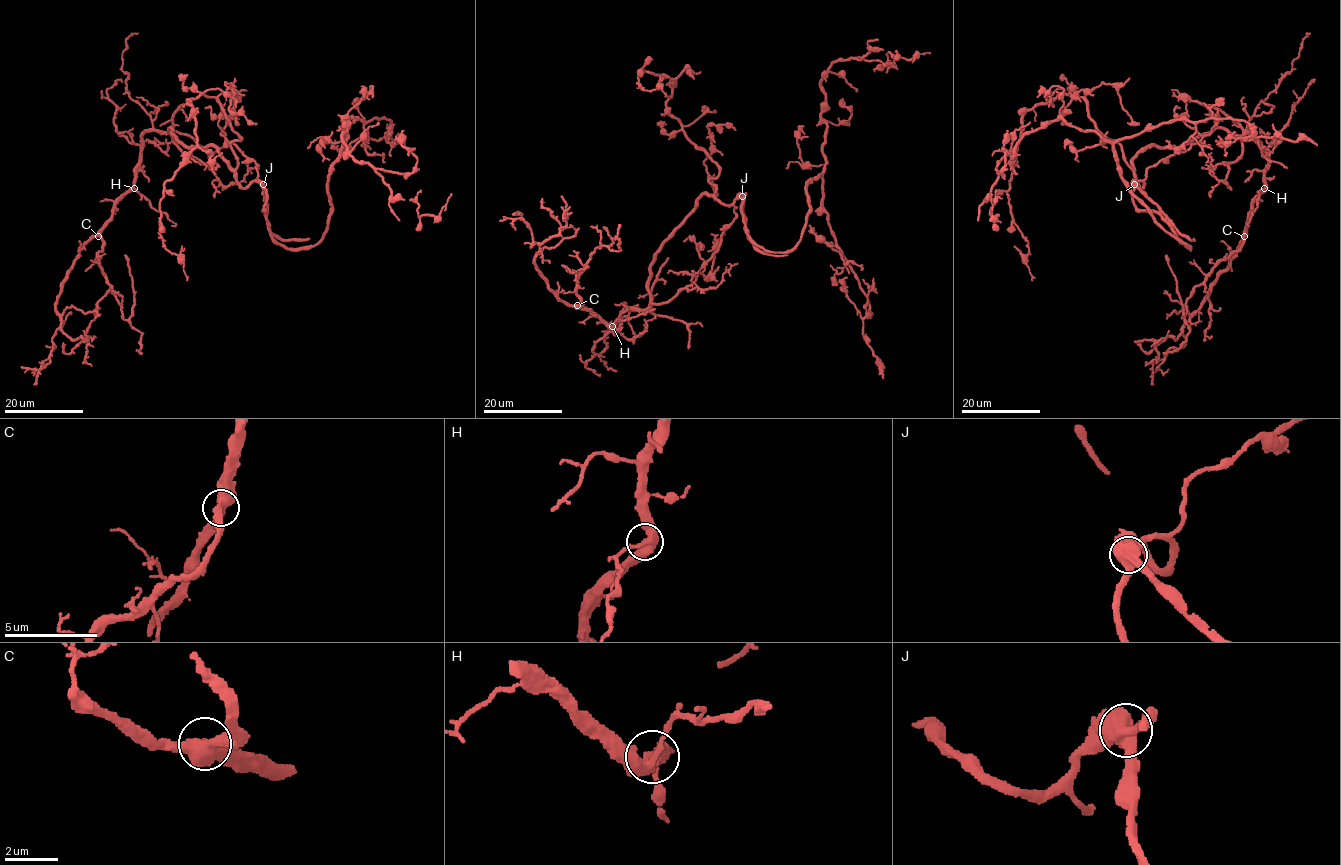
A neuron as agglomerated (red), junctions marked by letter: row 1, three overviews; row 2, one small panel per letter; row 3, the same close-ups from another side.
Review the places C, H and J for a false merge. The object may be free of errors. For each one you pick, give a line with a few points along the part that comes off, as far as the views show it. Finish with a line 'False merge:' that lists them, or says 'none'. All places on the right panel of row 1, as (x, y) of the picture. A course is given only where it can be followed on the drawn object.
J: Course of the part to remove: (1134, 184), (1176, 229), (1190, 239), (1194, 238)
False merge: J

